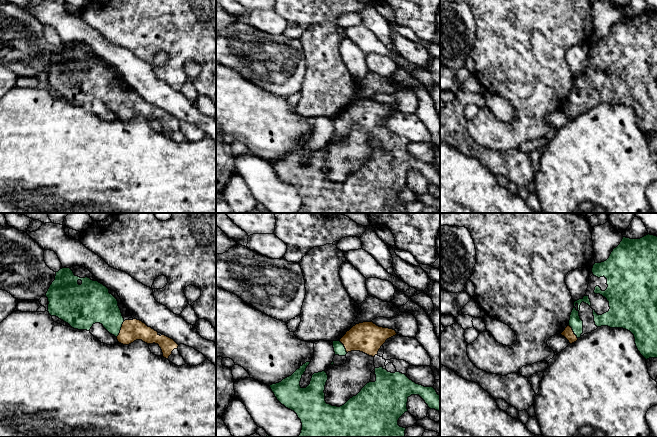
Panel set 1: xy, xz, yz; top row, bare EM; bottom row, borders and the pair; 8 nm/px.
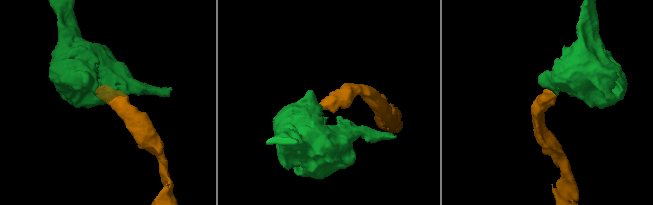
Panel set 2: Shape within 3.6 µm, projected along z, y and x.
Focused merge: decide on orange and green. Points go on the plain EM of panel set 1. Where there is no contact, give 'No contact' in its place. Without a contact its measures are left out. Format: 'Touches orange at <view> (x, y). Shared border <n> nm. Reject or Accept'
Touches orange at xy (121, 105). Shared border 140 nm. Accept

